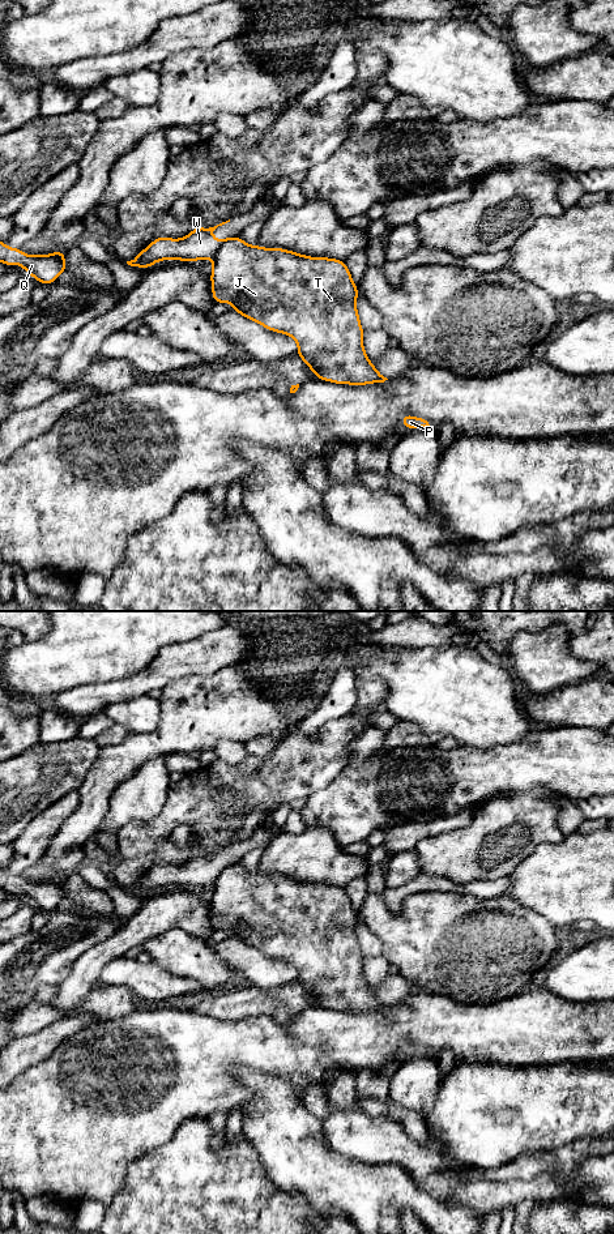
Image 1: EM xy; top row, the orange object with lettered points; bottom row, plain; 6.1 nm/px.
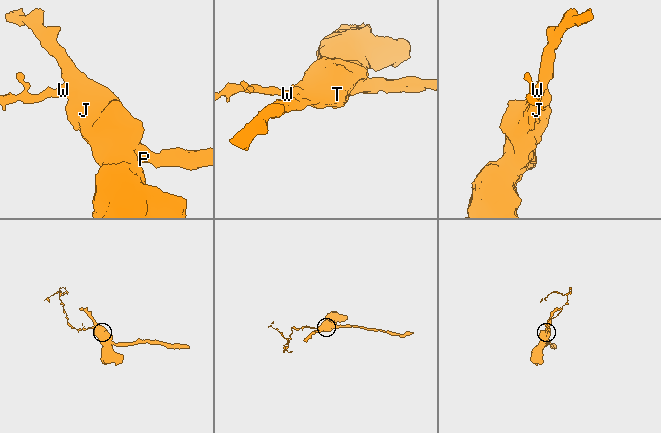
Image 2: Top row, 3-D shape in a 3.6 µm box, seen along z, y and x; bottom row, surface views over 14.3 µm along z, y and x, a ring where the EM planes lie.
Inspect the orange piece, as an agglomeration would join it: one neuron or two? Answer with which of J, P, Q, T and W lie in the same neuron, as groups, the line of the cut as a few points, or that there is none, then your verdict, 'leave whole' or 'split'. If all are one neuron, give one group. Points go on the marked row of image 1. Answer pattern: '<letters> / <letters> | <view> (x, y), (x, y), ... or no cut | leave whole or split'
J P T / Q W | xy (226, 239), (213, 256) | split

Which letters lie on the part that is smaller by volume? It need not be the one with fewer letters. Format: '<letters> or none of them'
Q, W

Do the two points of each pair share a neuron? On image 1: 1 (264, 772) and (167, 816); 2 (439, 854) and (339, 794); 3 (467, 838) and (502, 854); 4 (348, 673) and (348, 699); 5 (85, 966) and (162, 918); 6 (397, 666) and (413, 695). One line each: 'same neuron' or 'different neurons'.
1: same neuron
2: different neurons
3: same neuron
4: same neuron
5: same neuron
6: same neuron

